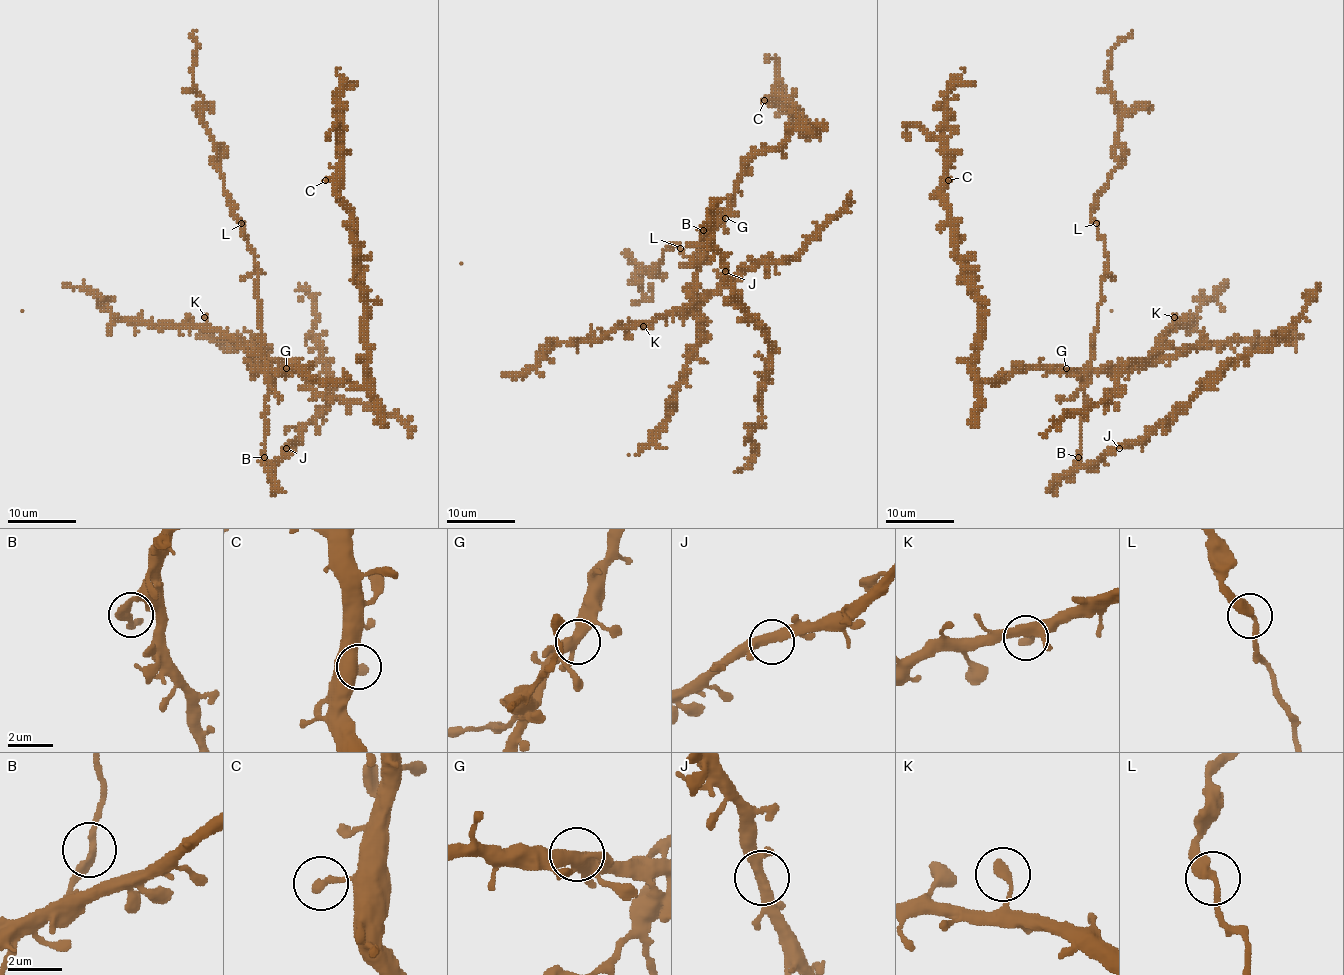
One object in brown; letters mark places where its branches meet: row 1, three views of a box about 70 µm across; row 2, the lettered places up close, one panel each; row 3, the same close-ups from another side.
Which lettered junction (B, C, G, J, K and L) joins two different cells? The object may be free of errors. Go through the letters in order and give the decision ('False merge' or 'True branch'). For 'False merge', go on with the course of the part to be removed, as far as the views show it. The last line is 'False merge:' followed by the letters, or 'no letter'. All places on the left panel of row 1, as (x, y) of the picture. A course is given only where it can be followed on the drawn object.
B: True branch
C: True branch
G: True branch
J: True branch
K: True branch
L: True branch
False merge: no letter

